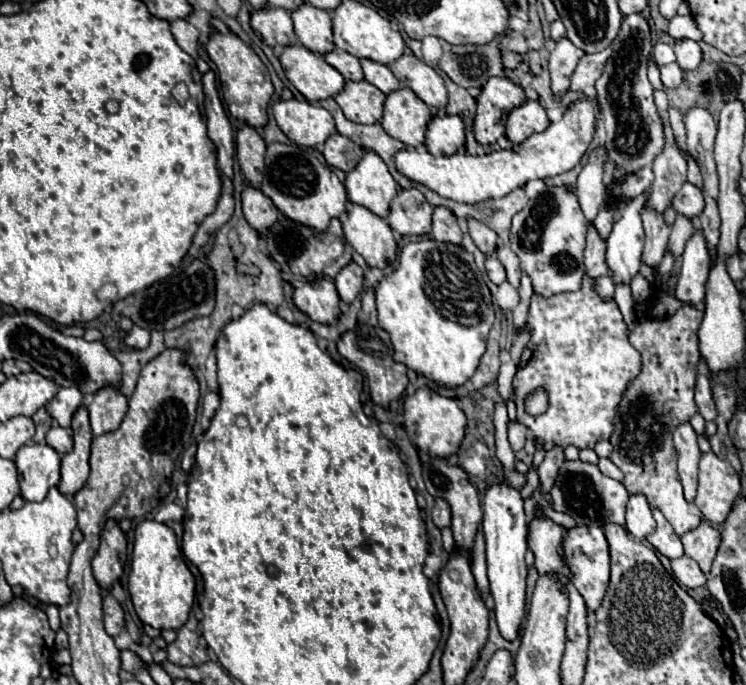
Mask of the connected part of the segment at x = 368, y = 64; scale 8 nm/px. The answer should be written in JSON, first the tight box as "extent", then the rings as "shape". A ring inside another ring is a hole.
{"extent":[361,58,401,94],"shape":[[[363,58],[361,68],[363,68],[363,74],[365,74],[365,80],[375,84],[383,94],[389,94],[389,92],[393,92],[393,90],[397,90],[401,86],[399,80],[395,80],[393,72],[385,64]]]}

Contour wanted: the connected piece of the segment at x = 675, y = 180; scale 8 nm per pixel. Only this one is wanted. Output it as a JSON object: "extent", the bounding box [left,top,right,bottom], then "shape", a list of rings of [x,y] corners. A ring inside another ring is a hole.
{"extent":[647,126,687,214],"shape":[[[669,126],[665,128],[665,140],[667,140],[665,150],[653,162],[655,182],[651,184],[651,198],[647,202],[659,214],[663,214],[671,206],[675,192],[687,180],[687,162],[683,160],[683,156],[675,148]]]}

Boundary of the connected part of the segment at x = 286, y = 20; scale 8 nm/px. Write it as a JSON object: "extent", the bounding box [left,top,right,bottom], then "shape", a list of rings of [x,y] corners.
{"extent":[251,6,297,46],"shape":[[[263,6],[259,10],[253,10],[251,12],[251,28],[269,46],[275,46],[275,44],[289,46],[289,44],[297,42],[295,32],[293,32],[291,14],[283,8]]]}

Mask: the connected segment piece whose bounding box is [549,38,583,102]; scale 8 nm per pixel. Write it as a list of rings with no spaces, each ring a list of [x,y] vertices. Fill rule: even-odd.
[[[563,38],[555,42],[555,48],[551,50],[549,58],[549,72],[551,72],[551,90],[555,100],[559,102],[559,96],[569,90],[569,78],[579,62],[583,52],[571,44],[571,40]]]

